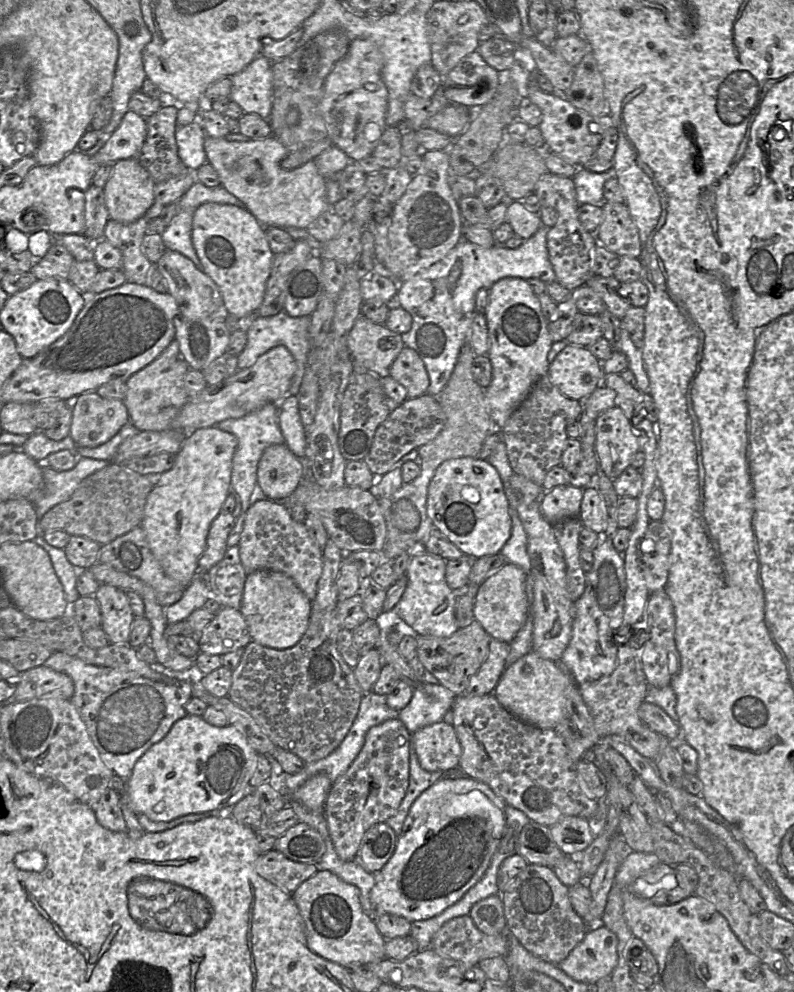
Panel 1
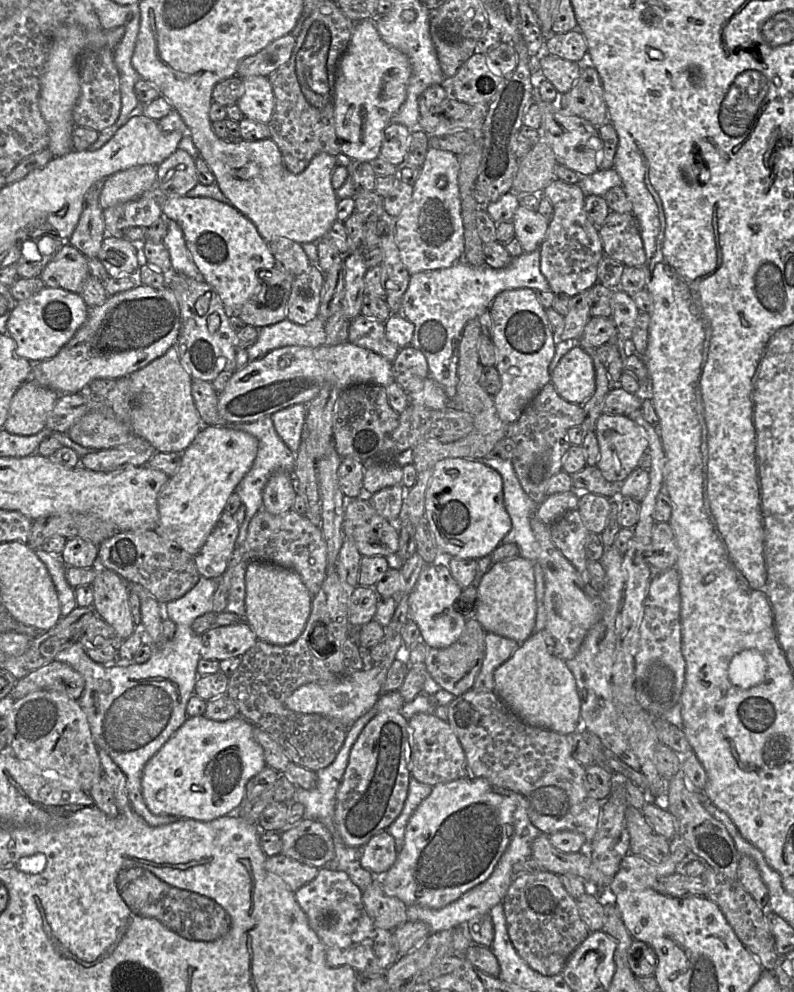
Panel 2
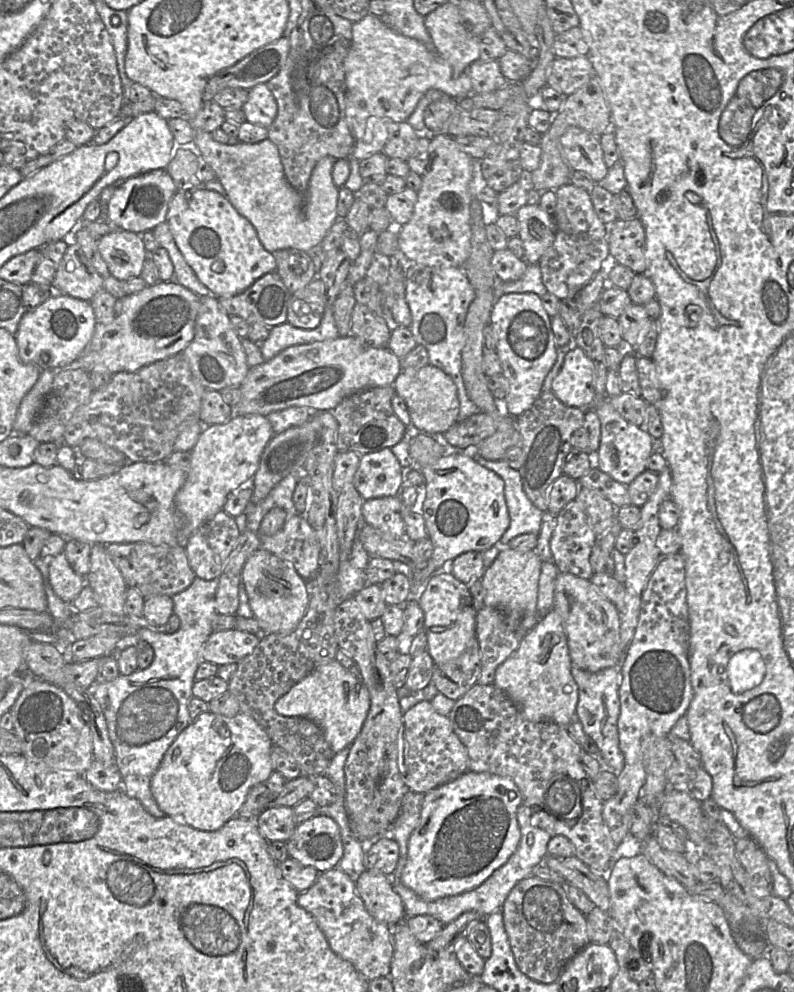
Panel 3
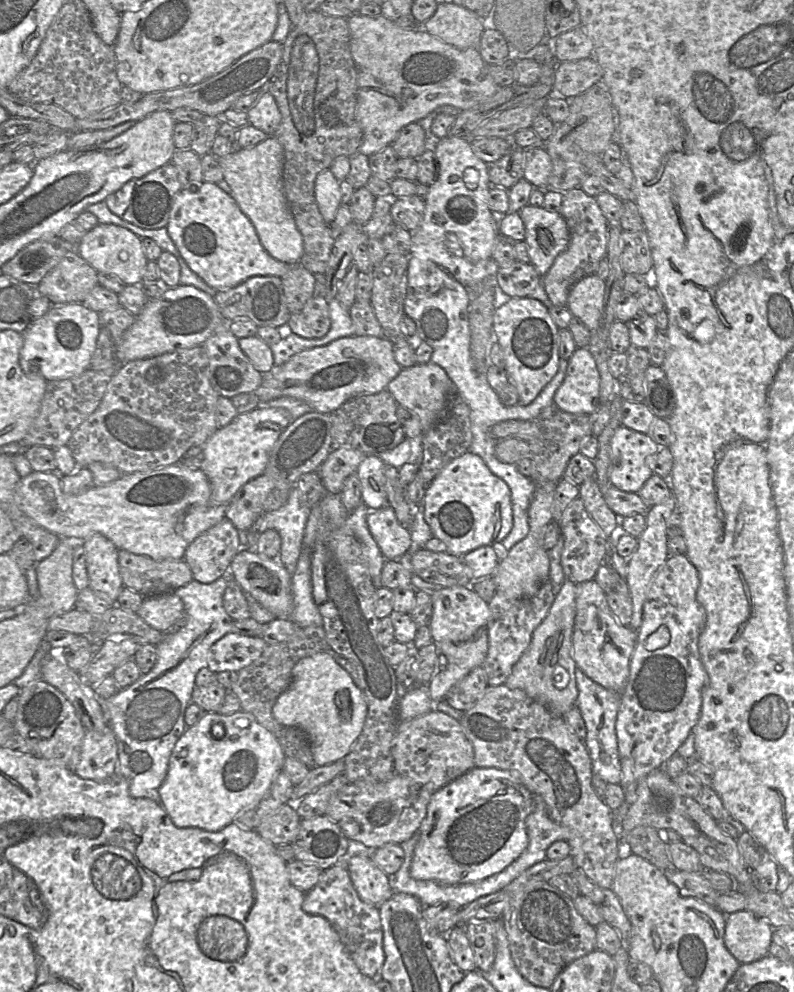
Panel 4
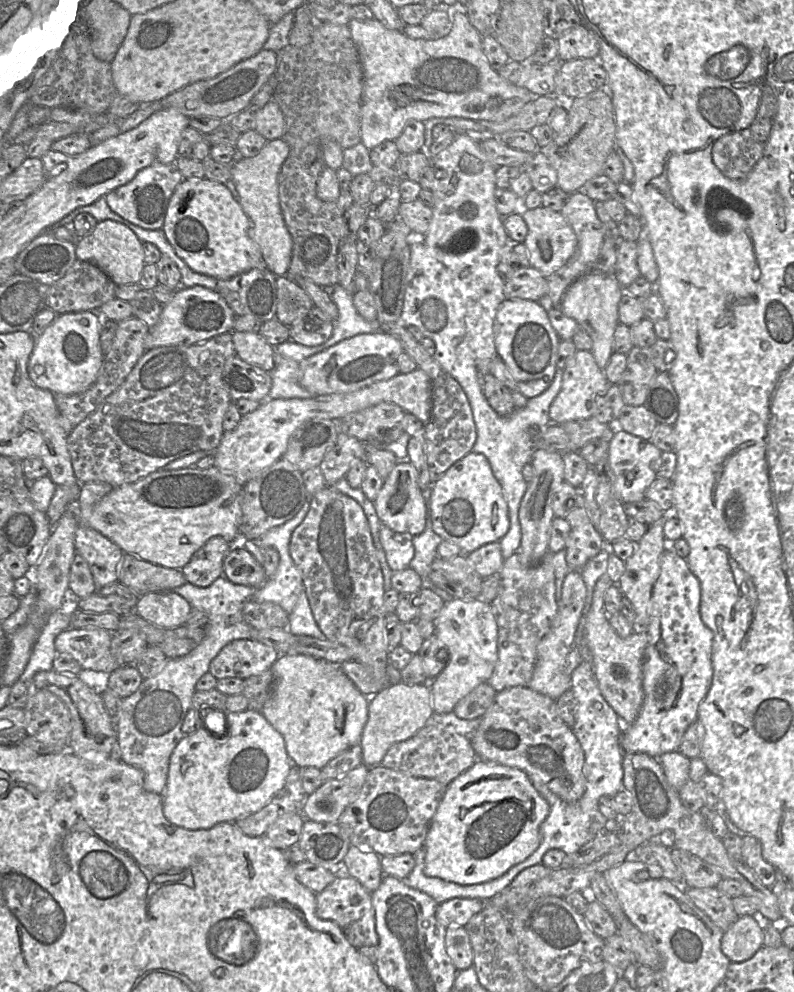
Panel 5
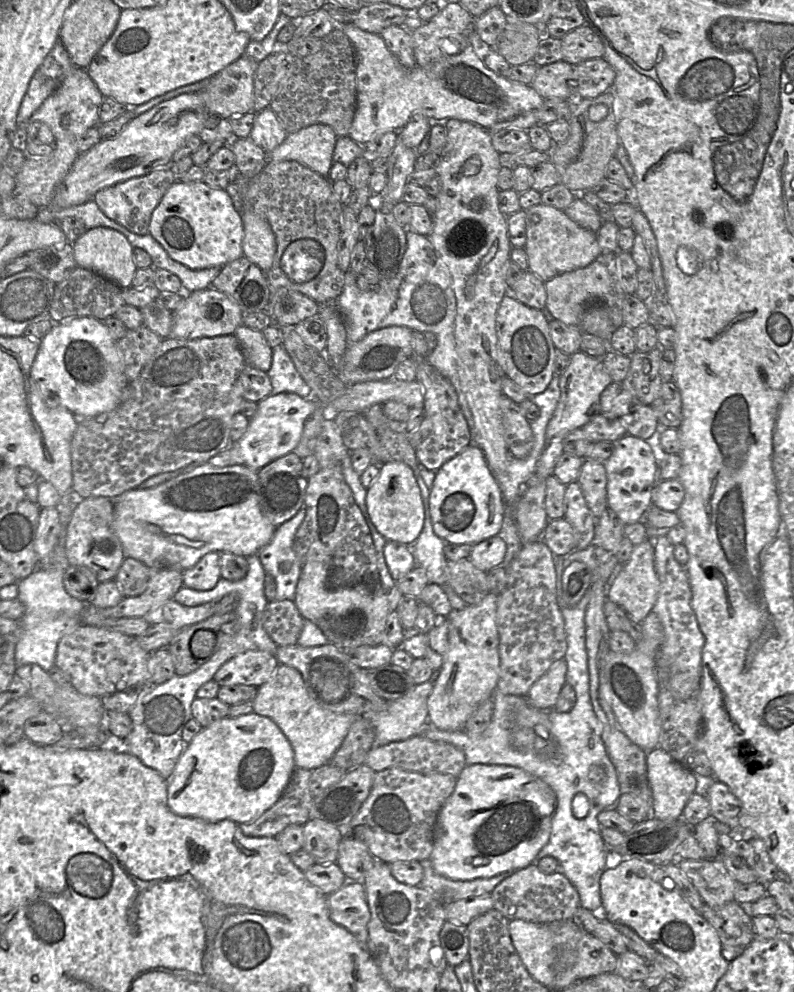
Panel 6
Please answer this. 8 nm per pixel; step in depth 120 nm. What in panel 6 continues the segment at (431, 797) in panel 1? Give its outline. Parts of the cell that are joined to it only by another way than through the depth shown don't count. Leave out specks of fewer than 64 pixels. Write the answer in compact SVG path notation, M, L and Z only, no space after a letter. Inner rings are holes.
M504 765L466 766L457 777L454 791L438 813L429 859L438 874L460 881L491 878L524 869L536 862L536 856L548 843L556 809L554 791L541 779L522 769Z

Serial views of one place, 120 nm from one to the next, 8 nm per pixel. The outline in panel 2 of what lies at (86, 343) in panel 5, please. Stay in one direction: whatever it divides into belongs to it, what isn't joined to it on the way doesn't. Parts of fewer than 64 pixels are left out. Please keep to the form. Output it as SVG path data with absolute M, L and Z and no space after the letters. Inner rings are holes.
M44 287L30 298L16 302L8 321L7 334L16 345L16 353L31 363L54 357L85 323L88 310L79 293L62 288Z

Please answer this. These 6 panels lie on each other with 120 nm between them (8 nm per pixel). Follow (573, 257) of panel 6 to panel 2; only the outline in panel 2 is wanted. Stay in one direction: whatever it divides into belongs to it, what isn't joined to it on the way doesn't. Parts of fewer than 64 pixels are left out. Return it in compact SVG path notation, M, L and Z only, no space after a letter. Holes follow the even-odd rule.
M523 205L518 206L512 223L515 236L524 252L530 253L540 248L546 236L549 222L538 211L532 211Z

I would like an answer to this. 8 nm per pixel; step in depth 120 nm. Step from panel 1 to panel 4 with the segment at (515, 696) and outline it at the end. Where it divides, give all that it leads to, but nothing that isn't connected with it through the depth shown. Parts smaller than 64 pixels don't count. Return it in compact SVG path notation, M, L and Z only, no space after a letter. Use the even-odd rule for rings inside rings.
M565 580L546 617L533 631L526 651L514 665L504 683L509 688L524 691L529 697L563 716L575 706L578 690L575 679L576 663L572 658L572 634L576 615L576 583Z

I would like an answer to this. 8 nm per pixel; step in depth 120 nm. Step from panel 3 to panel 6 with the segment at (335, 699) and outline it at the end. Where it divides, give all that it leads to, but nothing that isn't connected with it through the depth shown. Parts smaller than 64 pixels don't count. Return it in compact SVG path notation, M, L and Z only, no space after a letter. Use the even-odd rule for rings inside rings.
M279 664L270 679L257 688L252 700L253 712L270 718L289 741L295 767L313 770L330 762L356 718L352 714L333 713L320 707L308 694L300 672Z

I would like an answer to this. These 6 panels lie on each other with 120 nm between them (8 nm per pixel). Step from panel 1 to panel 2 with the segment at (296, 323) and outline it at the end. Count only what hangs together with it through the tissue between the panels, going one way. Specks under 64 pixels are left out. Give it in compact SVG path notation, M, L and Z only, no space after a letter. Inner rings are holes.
M315 317L306 324L296 324L285 318L258 329L256 342L247 350L249 361L264 357L274 349L285 346L316 348L325 345L325 321Z

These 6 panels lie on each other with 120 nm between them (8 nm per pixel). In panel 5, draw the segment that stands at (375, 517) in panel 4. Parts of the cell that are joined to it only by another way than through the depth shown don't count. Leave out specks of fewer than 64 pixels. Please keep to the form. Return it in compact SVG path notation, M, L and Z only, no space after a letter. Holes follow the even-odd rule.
M382 523L380 527L380 540L391 570L399 571L410 567L414 557L411 534L395 532Z

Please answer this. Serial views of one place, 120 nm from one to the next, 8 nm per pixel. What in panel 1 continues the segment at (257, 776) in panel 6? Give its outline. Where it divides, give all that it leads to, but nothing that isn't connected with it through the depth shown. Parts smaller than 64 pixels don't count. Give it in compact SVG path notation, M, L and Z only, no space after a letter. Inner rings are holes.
M187 714L182 719L176 721L171 727L168 734L158 743L152 745L135 763L130 778L123 783L122 794L136 814L145 814L149 819L155 822L169 822L180 816L193 813L204 813L210 811L227 812L229 814L231 808L238 803L249 791L249 781L255 771L257 764L258 753L248 743L243 733L234 725L227 725L225 727L217 727L207 723L202 716Z

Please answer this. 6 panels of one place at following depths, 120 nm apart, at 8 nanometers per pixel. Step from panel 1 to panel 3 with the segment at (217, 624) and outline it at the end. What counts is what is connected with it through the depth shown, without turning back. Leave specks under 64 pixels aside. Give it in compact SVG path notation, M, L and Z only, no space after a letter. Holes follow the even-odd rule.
M237 629L213 632L202 649L202 661L217 666L237 664L251 654L258 645L260 636Z

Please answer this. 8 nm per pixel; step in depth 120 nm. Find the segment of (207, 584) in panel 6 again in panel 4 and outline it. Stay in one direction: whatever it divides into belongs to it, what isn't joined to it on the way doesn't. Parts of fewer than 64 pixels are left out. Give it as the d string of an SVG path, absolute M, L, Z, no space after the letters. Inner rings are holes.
M225 517L191 542L183 559L193 579L208 584L229 573L230 564L239 550L238 529Z

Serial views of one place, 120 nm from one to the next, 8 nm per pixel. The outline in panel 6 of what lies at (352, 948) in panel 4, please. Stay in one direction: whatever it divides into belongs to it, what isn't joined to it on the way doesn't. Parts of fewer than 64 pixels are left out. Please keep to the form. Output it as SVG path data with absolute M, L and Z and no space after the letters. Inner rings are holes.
M346 881L337 891L327 896L327 904L331 920L365 945L371 913L363 883Z

